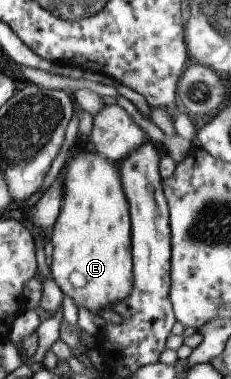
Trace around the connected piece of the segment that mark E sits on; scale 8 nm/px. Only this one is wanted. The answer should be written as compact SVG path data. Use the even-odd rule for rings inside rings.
M71 152L66 160L61 207L47 240L53 245L50 274L62 294L71 298L73 303L95 314L101 308L109 309L111 304L123 300L131 292L130 215L127 198L119 180L117 164L99 158L88 152Z

